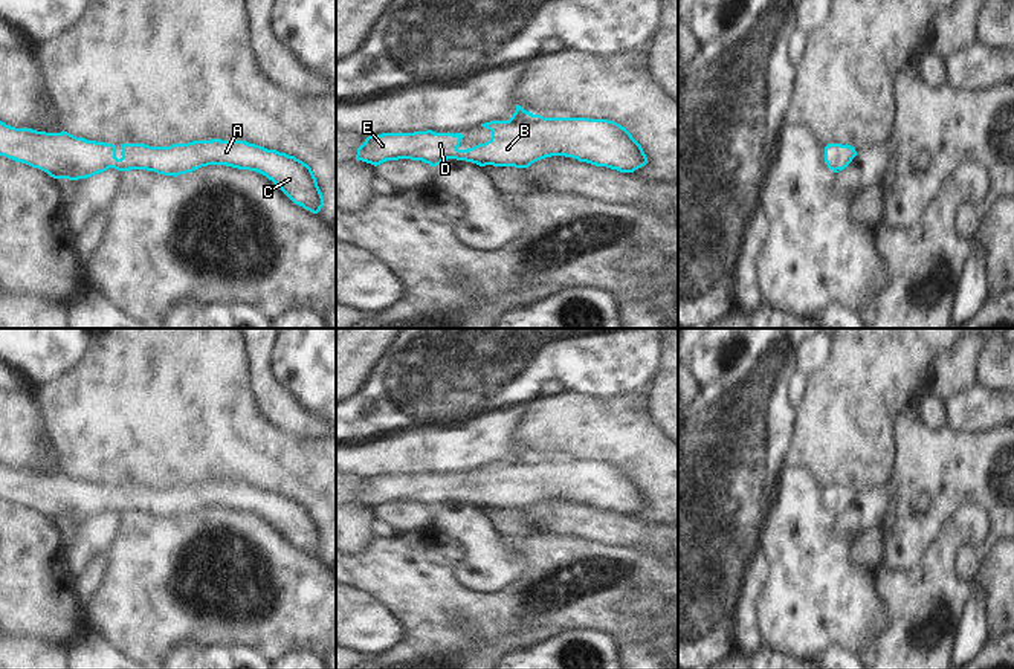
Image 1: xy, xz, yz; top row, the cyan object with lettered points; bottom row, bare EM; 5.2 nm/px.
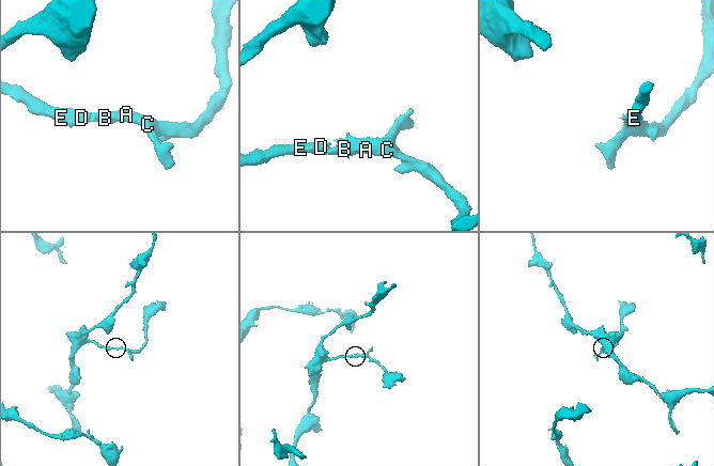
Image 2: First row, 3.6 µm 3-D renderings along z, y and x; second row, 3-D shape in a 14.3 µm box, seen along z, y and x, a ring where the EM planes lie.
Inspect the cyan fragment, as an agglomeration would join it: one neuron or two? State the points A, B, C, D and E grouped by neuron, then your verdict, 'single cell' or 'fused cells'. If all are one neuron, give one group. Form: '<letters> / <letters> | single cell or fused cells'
A B C D E | single cell

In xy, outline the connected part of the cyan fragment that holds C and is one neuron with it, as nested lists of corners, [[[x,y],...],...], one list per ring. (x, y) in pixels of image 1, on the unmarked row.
[[[0,463],[0,498],[47,515],[53,521],[87,521],[108,510],[147,512],[180,518],[208,507],[257,513],[272,522],[295,547],[318,556],[324,539],[312,510],[295,498],[246,483],[192,483],[170,489],[116,487],[87,483],[67,473],[46,475],[15,470]]]

